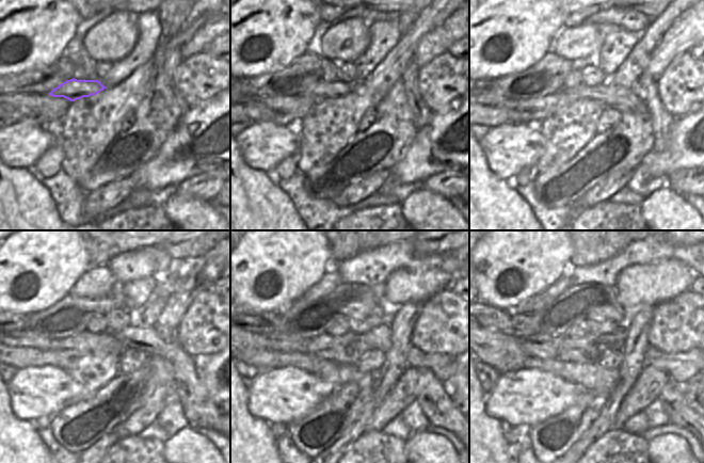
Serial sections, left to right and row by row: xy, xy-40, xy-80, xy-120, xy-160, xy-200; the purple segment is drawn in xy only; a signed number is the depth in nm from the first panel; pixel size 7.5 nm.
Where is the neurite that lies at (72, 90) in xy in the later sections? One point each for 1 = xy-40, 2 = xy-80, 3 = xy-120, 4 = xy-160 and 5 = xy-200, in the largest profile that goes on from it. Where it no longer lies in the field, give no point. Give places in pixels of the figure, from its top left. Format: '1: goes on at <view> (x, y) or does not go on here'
1: goes on at xy-40 (321, 91)
2: goes on at xy-80 (621, 99)
3: goes on at xy-120 (147, 339)
4: goes on at xy-160 (443, 366)
5: goes on at xy-200 (681, 367)

